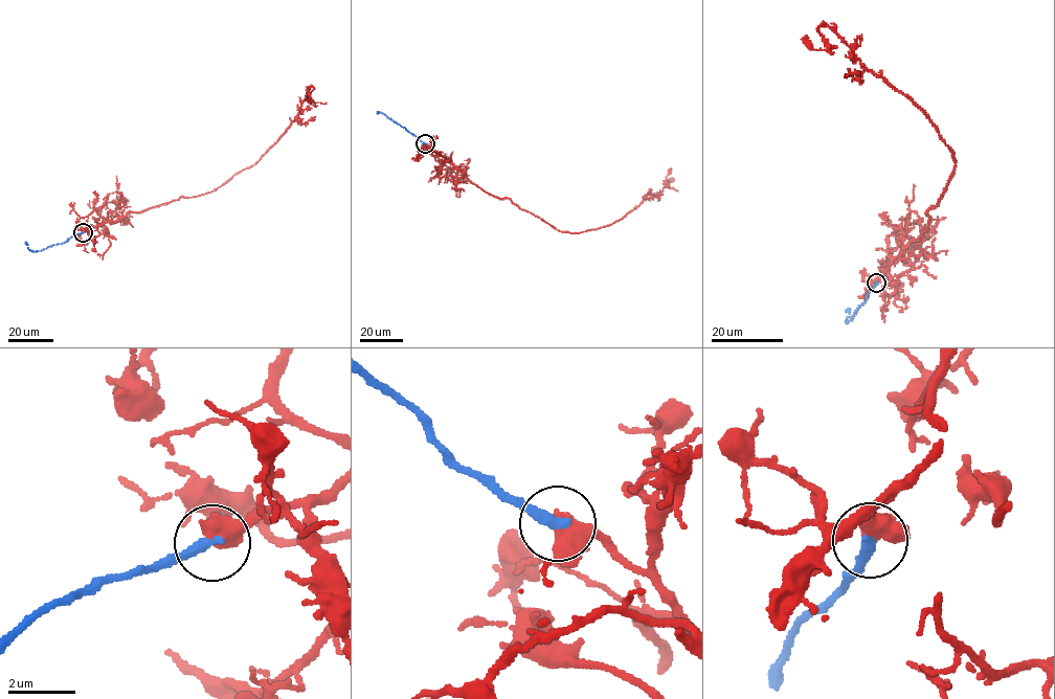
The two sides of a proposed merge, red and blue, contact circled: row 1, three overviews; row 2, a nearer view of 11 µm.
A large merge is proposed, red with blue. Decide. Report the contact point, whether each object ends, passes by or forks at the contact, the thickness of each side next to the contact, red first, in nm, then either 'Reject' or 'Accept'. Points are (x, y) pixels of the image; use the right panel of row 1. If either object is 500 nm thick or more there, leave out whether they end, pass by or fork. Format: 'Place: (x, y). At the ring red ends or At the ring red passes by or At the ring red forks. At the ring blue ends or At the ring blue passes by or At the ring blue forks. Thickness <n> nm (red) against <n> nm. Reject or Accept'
Place: (876, 283). Thickness 500 nm (red) against 340 nm. Accept

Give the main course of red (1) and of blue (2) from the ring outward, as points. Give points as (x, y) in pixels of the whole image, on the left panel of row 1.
1: (83, 232), (129, 211), (221, 186), (267, 152), (314, 89), (310, 104), (307, 94)
2: (83, 232), (36, 251), (26, 243)

